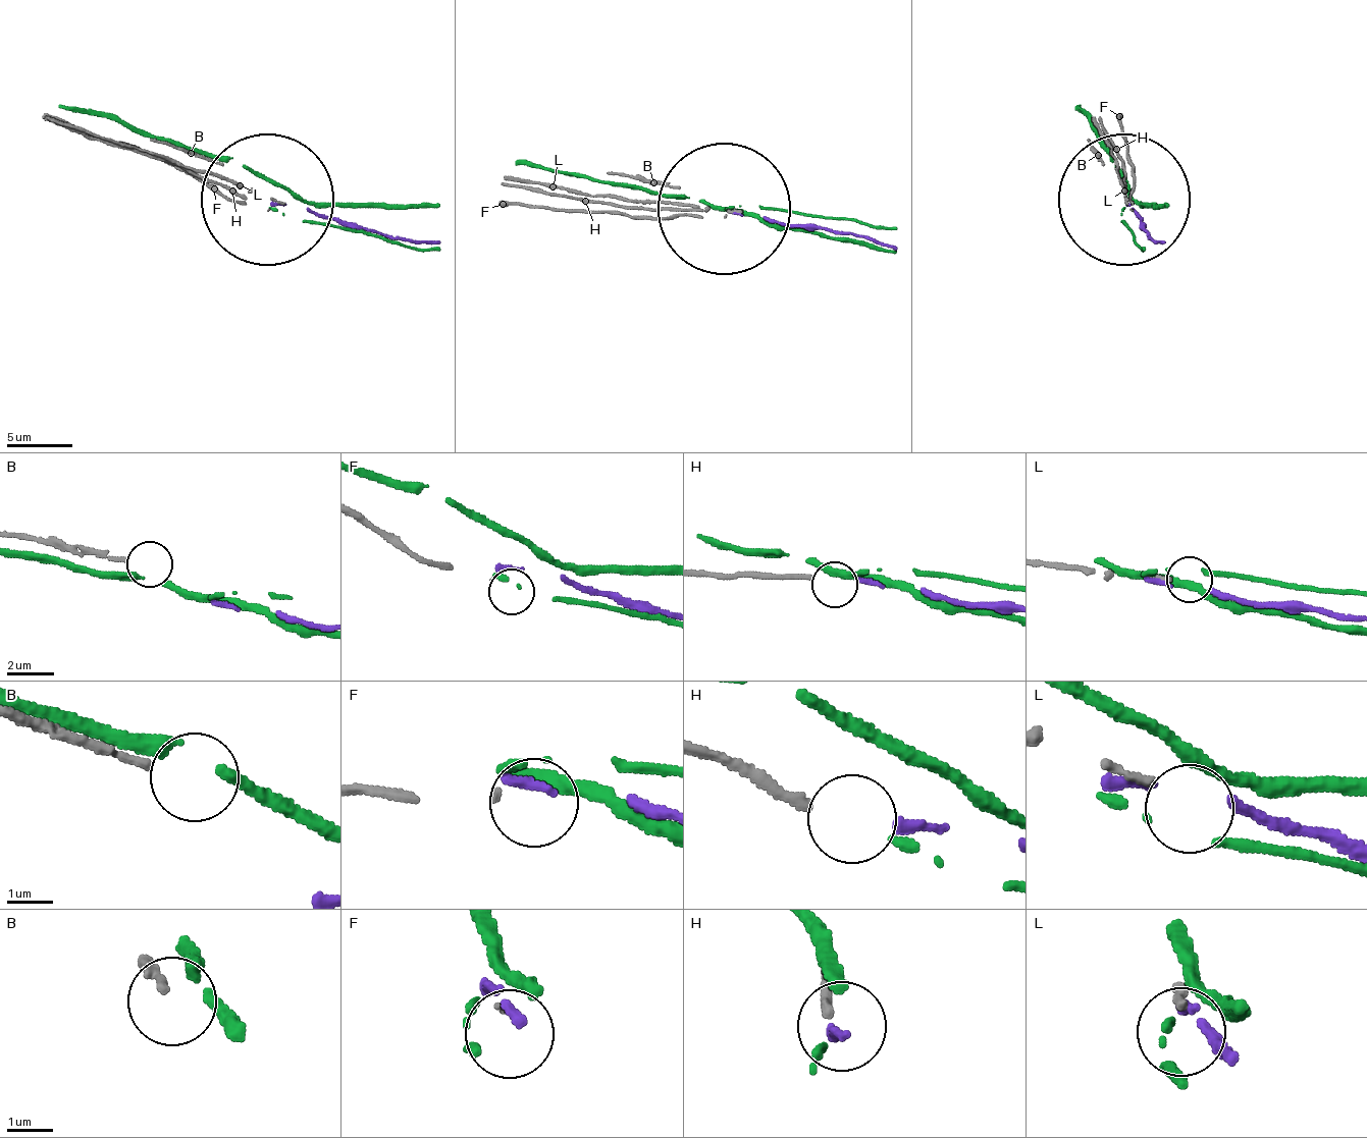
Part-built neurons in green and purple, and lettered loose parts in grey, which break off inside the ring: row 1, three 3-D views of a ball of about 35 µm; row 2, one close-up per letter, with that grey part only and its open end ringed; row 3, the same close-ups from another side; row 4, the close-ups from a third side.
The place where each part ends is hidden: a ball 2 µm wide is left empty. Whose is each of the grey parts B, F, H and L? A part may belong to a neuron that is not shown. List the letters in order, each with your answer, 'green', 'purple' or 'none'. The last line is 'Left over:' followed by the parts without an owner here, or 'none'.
B: none
F: none
H: purple
L: none
Left over: B, F, L

